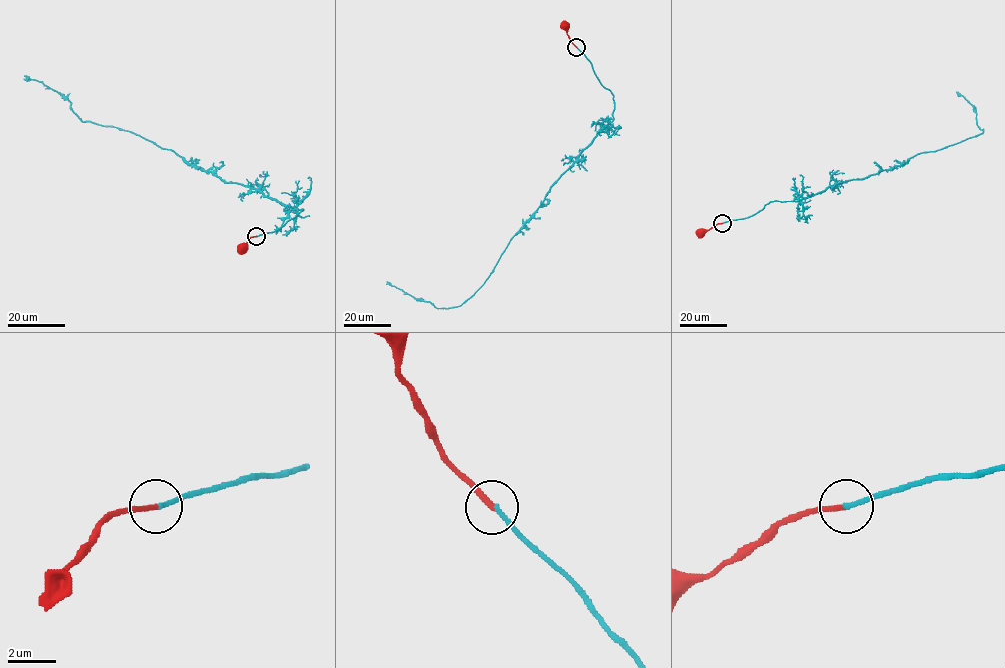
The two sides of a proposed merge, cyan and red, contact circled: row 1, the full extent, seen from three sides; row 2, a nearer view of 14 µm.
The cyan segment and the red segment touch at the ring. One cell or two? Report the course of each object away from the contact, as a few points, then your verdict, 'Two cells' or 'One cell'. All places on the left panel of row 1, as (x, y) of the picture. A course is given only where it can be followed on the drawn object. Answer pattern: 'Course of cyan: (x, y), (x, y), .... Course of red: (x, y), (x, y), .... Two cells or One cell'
Course of cyan: (257, 236), (275, 231), (303, 209), (226, 182), (129, 131), (83, 122), (71, 102), (24, 75). Course of red: (256, 236), (251, 236), (241, 247). One cell

